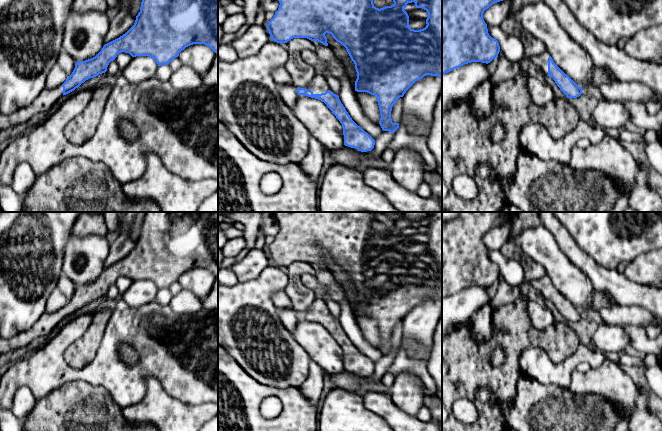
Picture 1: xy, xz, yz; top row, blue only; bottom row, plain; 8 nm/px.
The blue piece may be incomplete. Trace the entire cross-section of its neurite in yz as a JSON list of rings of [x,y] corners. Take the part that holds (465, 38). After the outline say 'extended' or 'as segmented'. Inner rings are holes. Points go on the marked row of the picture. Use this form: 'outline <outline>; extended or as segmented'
outline [[[442,0],[442,75],[471,62],[488,64],[498,57],[499,43],[489,35],[483,13],[500,1],[503,0]]]; as segmented

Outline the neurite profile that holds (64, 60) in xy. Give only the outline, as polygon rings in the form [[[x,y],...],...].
[[[64,50],[59,52],[57,64],[70,76],[75,68],[76,61]]]

